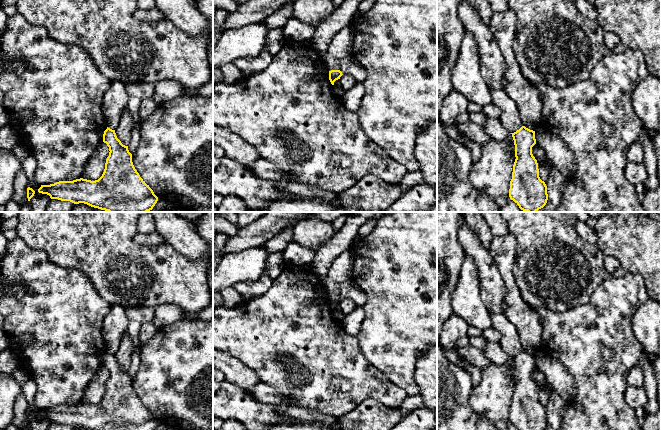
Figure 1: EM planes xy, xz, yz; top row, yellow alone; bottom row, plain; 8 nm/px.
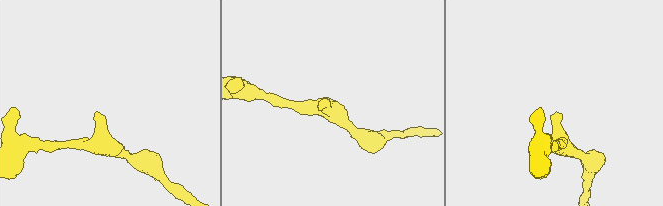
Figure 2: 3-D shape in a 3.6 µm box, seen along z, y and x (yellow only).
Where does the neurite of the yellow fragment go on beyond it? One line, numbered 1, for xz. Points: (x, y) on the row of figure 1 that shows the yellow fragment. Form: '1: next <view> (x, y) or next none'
1: next none

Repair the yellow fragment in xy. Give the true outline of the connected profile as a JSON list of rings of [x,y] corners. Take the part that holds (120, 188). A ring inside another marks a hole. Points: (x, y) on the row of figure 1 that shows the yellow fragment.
[[[108,127],[104,131],[103,142],[107,144],[110,152],[106,159],[104,172],[98,180],[80,178],[73,181],[59,181],[50,185],[41,185],[38,192],[49,195],[51,199],[70,201],[74,204],[84,203],[108,212],[148,212],[152,210],[158,197],[135,169],[128,146],[123,145],[117,138],[115,130]]]

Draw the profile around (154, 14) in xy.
[[[154,7],[148,10],[137,8],[137,10],[134,12],[134,18],[139,21],[154,22],[164,19],[166,17],[162,11]]]

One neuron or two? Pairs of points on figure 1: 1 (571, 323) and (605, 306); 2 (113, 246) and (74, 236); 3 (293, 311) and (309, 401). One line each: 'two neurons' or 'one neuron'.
1: one neuron
2: one neuron
3: one neuron

